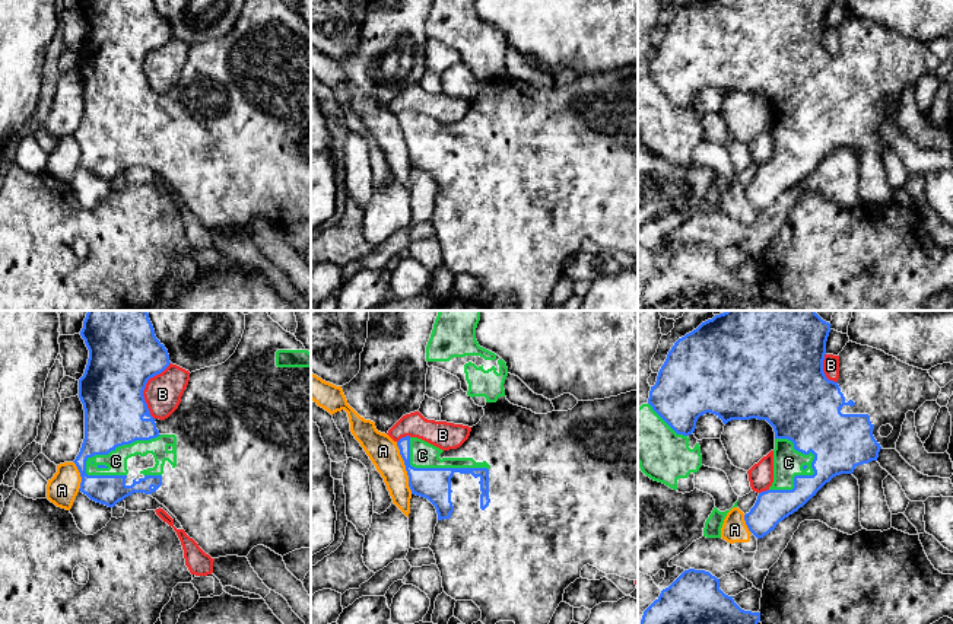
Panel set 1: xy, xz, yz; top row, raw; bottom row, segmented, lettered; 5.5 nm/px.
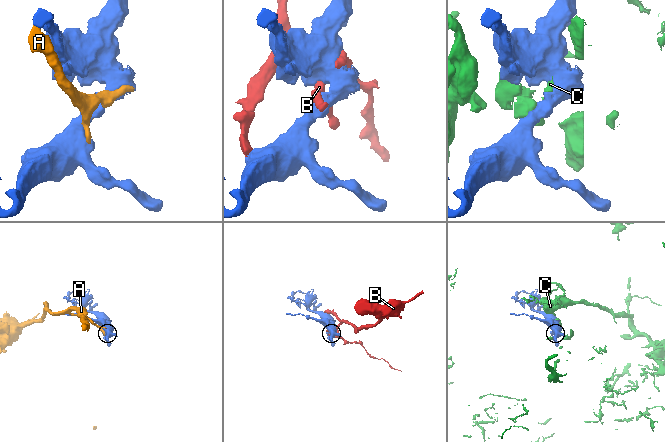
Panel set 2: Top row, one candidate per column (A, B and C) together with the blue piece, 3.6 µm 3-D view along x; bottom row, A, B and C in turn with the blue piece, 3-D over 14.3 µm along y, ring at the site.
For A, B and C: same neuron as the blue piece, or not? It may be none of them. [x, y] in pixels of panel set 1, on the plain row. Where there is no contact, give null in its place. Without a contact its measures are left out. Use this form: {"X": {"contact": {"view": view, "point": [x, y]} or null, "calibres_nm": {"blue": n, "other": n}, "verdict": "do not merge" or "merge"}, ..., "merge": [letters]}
{"A": {"contact": {"view": "xz", "point": [406, 142]}, "calibres_nm": {"blue": 180, "other": 170}, "verdict": "do not merge"}, "B": {"contact": {"view": "xy", "point": [145, 60]}, "calibres_nm": {"blue": 360, "other": 200}, "verdict": "do not merge"}, "C": {"contact": {"view": "xy", "point": [117, 120]}, "calibres_nm": {"blue": 340, "other": 120}, "verdict": "merge"}, "merge": ["C"]}

